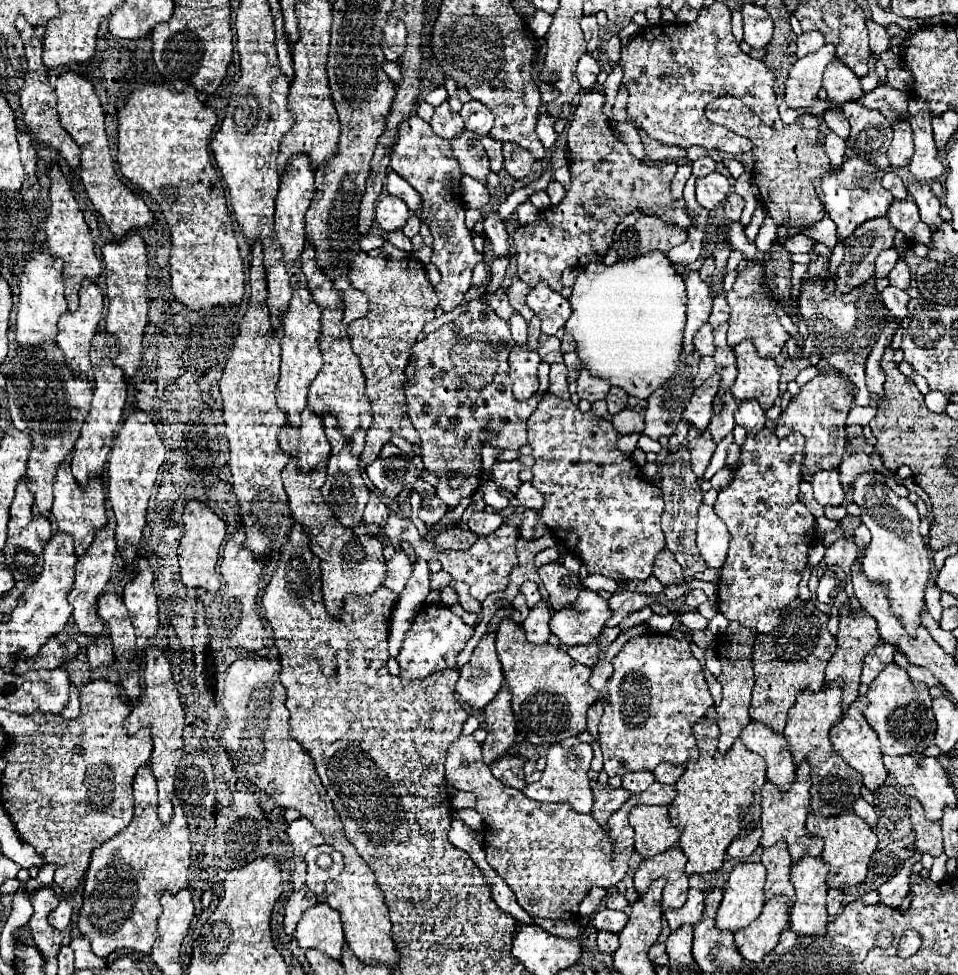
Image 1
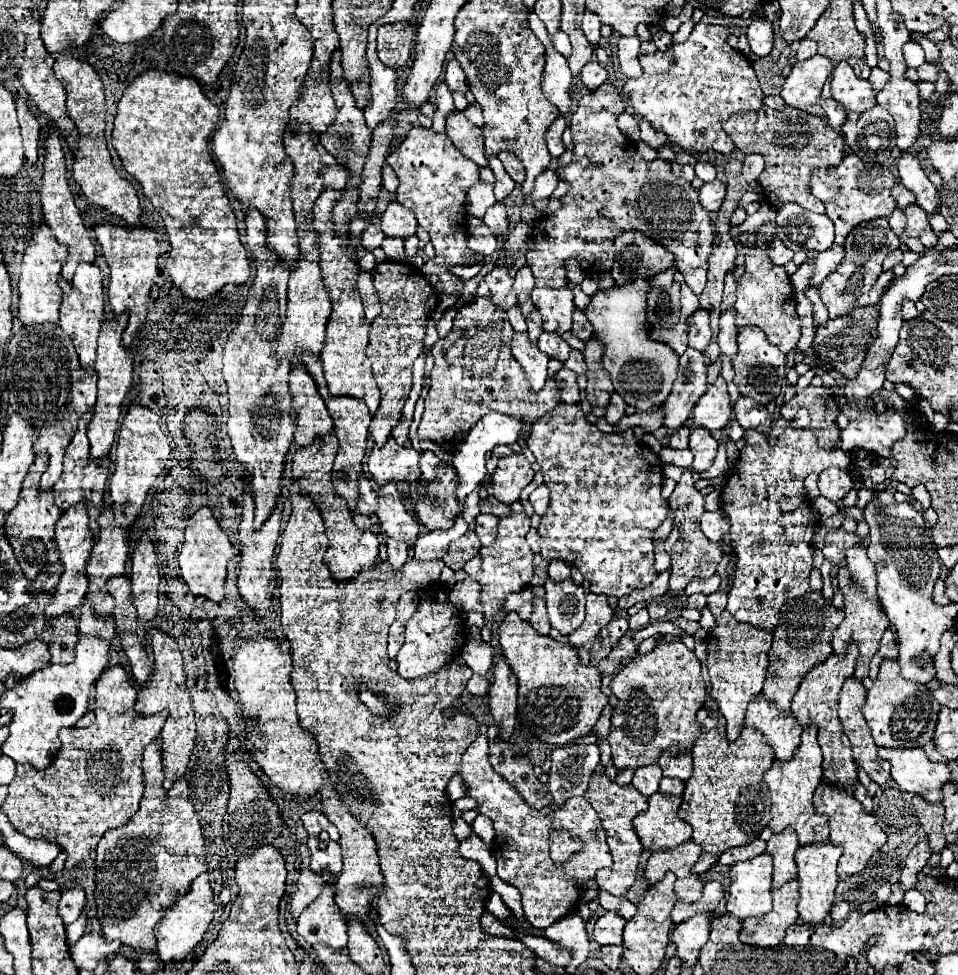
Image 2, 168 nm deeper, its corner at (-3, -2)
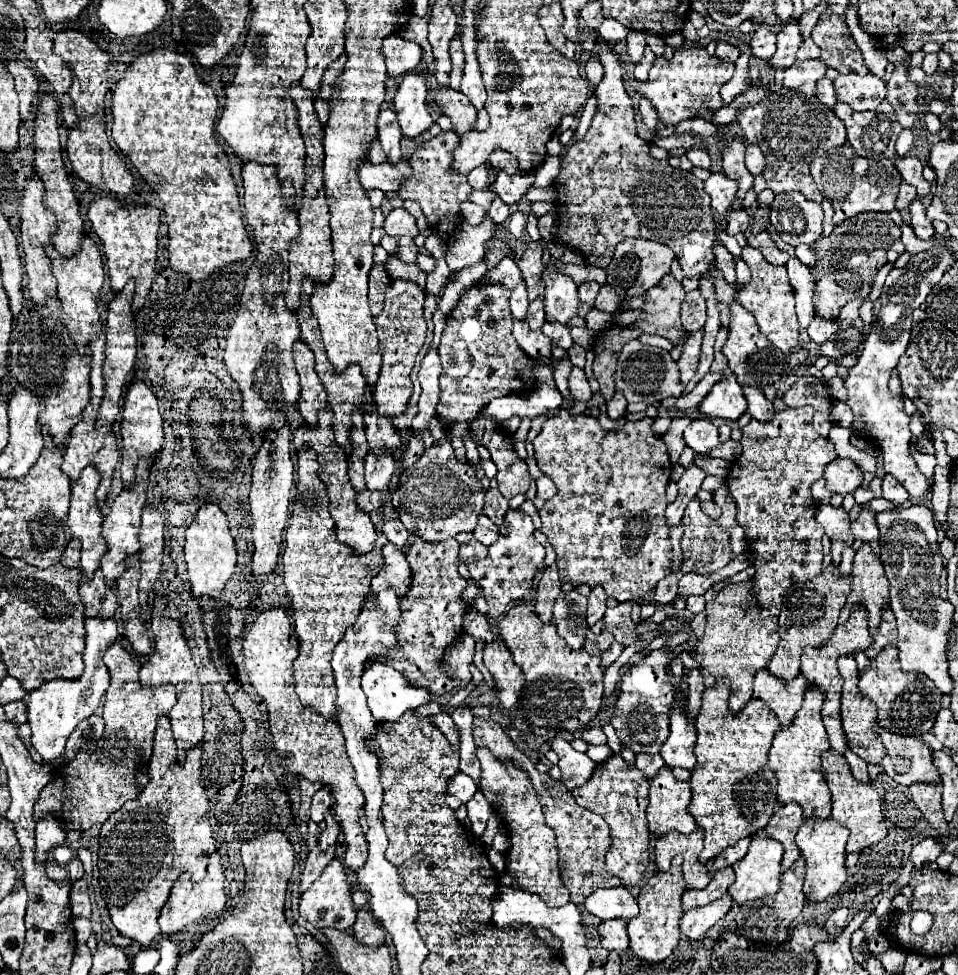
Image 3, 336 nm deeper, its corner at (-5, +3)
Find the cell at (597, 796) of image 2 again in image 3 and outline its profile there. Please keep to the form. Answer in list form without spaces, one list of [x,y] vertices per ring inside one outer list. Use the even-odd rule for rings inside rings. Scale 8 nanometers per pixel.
[[[614,754],[606,762],[596,766],[592,778],[584,786],[572,790],[574,800],[582,808],[602,816],[606,820],[606,824],[610,826],[612,844],[606,854],[606,870],[612,872],[616,878],[620,878],[622,886],[626,886],[626,888],[636,886],[636,882],[642,878],[642,874],[648,866],[648,840],[650,840],[648,822],[646,822],[648,786],[650,784],[640,774],[640,770],[628,768],[628,764],[622,760],[622,756]]]

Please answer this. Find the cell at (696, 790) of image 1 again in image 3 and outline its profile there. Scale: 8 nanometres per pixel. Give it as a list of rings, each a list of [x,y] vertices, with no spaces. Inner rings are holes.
[[[716,682],[712,688],[706,688],[702,694],[702,710],[700,716],[696,718],[698,740],[694,746],[694,754],[698,758],[698,764],[694,766],[690,778],[692,800],[688,804],[688,812],[704,830],[704,850],[700,854],[702,864],[716,858],[724,848],[736,844],[740,838],[754,836],[758,830],[762,830],[768,824],[770,816],[774,814],[776,806],[776,778],[766,764],[774,734],[780,728],[776,714],[772,714],[772,710],[768,710],[768,706],[758,700],[750,700],[740,714],[732,714],[728,708],[728,696],[730,696],[728,682]]]

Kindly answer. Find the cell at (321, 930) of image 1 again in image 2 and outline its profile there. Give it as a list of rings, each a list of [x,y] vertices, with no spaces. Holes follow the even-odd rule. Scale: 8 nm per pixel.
[[[330,883],[324,885],[318,899],[312,901],[298,917],[298,933],[312,945],[322,941],[336,951],[346,947],[346,919],[342,919],[342,913],[334,901],[334,887]]]

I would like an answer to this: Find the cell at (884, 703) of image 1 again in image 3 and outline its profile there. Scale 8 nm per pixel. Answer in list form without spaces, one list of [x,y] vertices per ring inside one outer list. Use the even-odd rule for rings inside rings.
[[[886,646],[872,664],[860,672],[860,692],[872,700],[878,712],[878,724],[886,730],[904,736],[920,736],[932,730],[934,718],[940,712],[942,692],[924,676],[914,672],[902,672],[898,664],[896,646]]]

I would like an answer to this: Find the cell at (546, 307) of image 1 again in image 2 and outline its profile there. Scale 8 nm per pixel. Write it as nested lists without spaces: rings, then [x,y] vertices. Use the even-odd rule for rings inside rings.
[[[570,287],[560,289],[534,289],[532,301],[536,309],[542,313],[544,331],[550,333],[566,333],[572,327],[572,311],[574,311],[574,295]]]

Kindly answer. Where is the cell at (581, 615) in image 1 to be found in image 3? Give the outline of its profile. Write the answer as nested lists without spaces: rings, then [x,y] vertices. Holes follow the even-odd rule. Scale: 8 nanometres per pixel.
[[[596,586],[596,588],[592,588],[592,592],[590,592],[590,596],[588,596],[588,626],[592,626],[592,624],[596,624],[602,616],[604,616],[604,612],[606,612],[606,594],[604,594],[604,588],[602,586]]]

